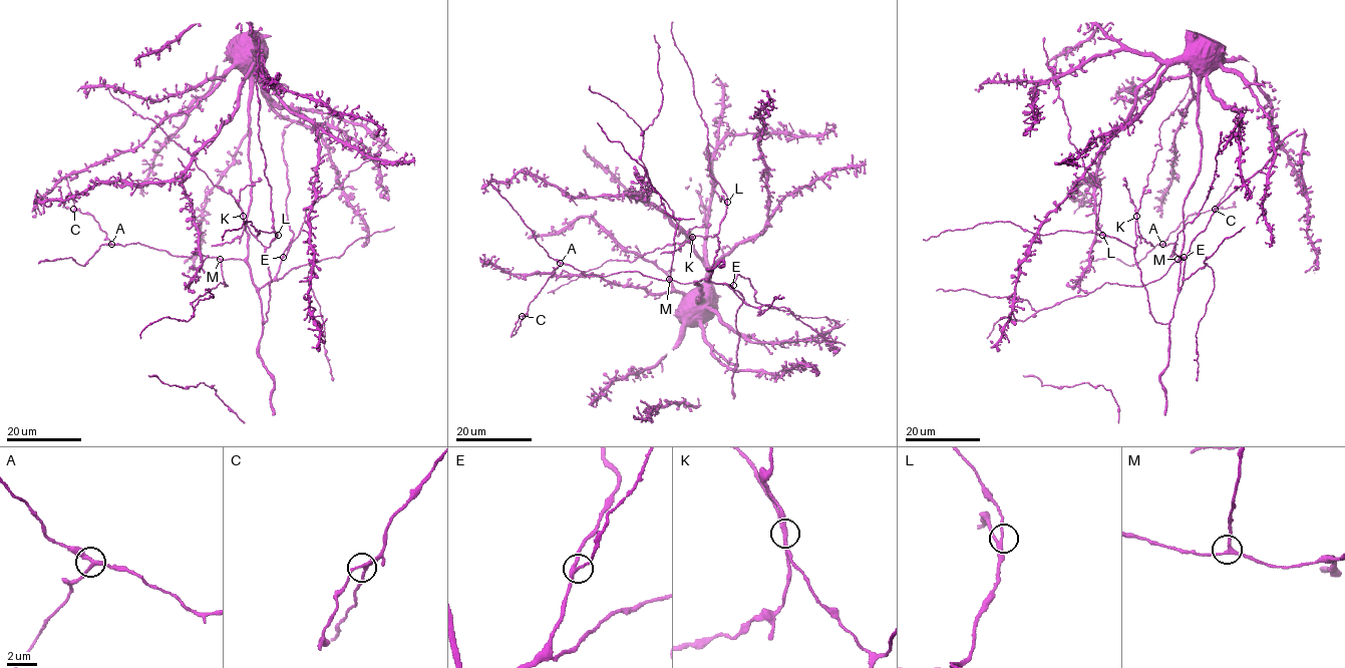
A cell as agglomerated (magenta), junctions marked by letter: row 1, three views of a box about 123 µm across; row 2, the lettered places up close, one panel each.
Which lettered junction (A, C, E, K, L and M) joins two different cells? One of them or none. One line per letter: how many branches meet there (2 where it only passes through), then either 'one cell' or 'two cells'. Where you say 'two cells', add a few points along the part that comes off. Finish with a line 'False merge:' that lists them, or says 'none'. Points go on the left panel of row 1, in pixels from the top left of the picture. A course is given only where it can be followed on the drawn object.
A: 3 | one cell
C: 3 | one cell
E: 3 | one cell
K: 3 | two cells | (243, 216), (241, 236), (231, 242), (211, 247)
L: 3 | one cell
M: 3 | one cell
False merge: K

